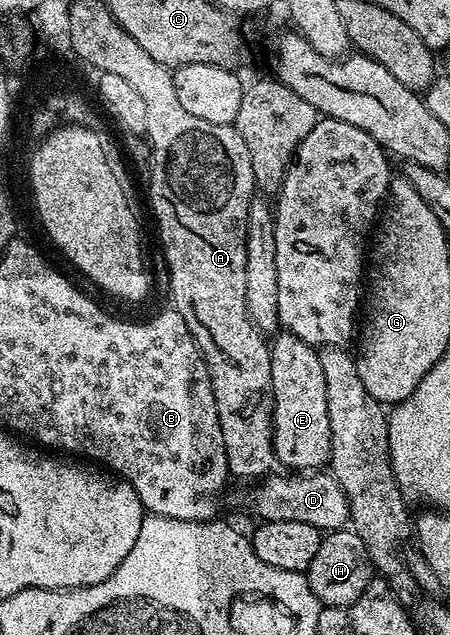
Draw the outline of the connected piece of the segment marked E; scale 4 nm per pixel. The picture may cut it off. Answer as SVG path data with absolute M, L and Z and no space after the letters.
M286 331L274 334L269 348L273 371L271 446L275 448L276 462L287 471L322 470L331 460L331 432L319 349Z

